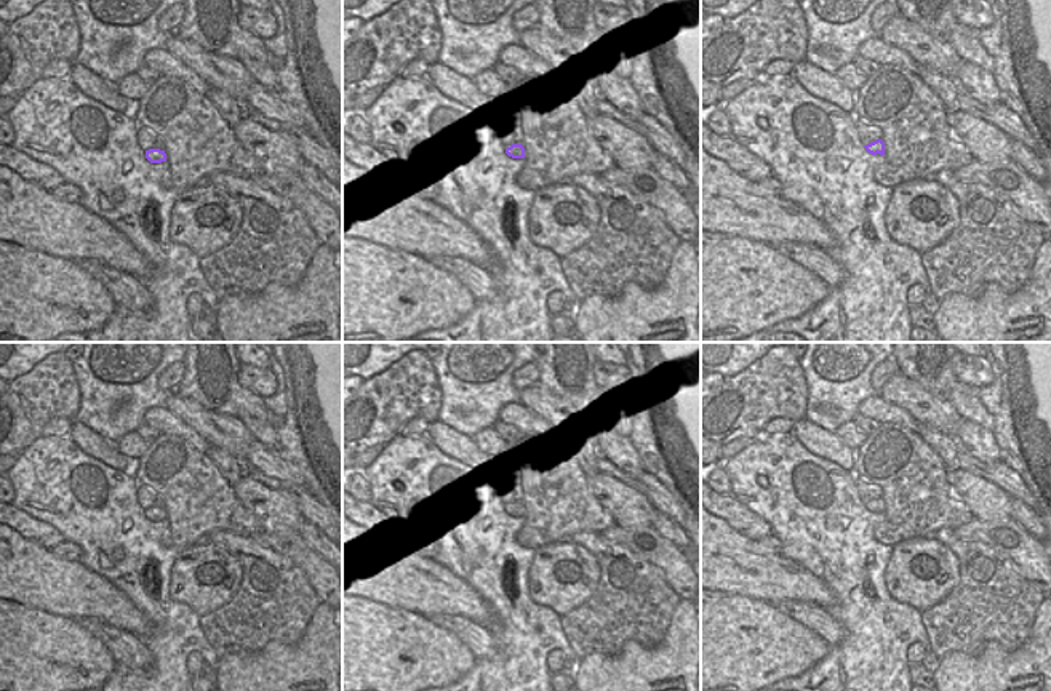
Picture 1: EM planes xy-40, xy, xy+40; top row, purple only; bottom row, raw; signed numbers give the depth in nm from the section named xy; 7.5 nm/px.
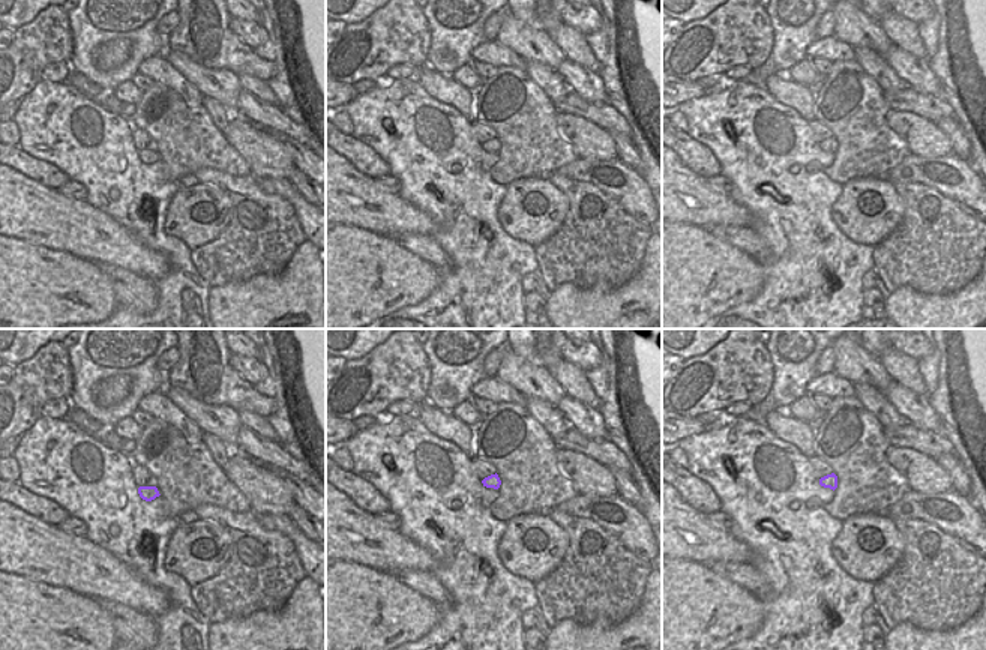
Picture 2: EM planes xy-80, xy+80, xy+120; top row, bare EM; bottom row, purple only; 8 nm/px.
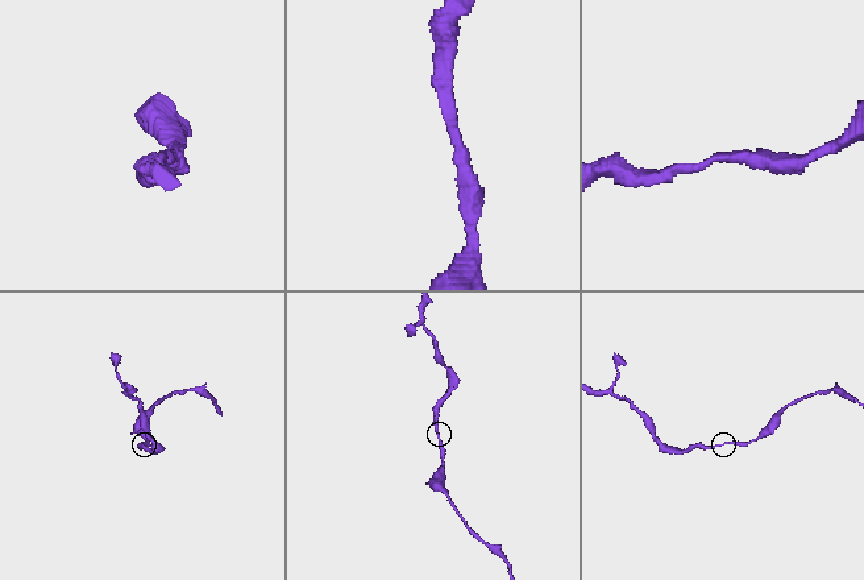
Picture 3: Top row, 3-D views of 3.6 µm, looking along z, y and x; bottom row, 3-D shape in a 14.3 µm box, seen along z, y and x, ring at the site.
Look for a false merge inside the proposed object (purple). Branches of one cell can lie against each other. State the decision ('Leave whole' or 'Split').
Leave whole

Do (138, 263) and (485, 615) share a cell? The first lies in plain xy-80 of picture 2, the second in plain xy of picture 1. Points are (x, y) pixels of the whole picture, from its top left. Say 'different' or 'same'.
same

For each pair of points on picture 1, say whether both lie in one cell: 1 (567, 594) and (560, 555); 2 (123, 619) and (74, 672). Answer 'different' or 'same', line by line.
1: same
2: different

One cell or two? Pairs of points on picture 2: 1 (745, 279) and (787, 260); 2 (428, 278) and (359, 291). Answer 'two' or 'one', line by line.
1: two
2: one

